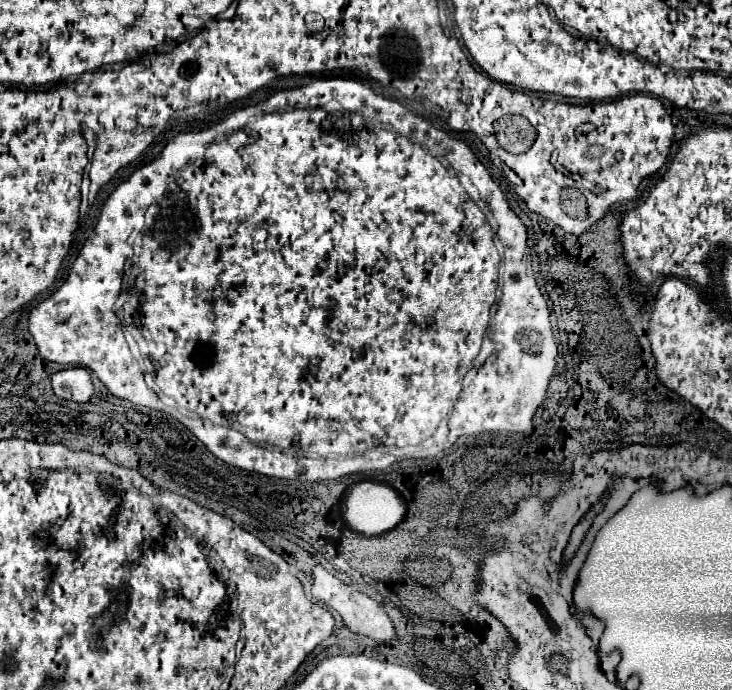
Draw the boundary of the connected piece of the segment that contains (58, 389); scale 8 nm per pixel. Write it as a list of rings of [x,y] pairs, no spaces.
[[[69,367],[53,375],[53,391],[57,397],[77,403],[87,403],[93,397],[93,383],[83,367]]]

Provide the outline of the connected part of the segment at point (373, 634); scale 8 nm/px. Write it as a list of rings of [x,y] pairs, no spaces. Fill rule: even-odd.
[[[317,565],[315,571],[313,571],[313,597],[315,597],[317,601],[329,605],[331,609],[335,609],[335,611],[343,617],[345,627],[351,629],[353,633],[371,637],[371,639],[375,639],[375,641],[391,641],[391,639],[395,639],[393,621],[391,621],[389,615],[383,611],[383,607],[381,607],[375,599],[371,599],[371,597],[355,591],[353,587],[341,583],[337,577],[333,577],[333,575],[331,575],[325,567],[321,567],[321,565]]]

